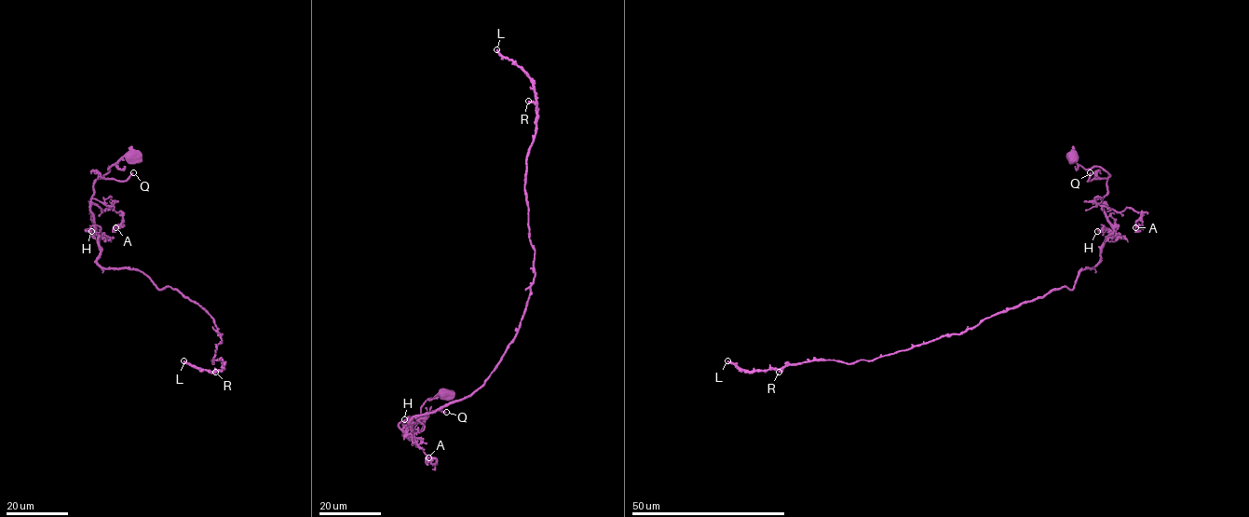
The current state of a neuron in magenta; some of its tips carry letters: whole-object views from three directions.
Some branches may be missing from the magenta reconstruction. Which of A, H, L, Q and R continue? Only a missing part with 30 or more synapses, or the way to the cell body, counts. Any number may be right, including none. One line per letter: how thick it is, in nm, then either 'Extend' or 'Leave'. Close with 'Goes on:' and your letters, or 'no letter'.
A: Thickness 150 nm. Leave
H: Thickness 170 nm. Leave
L: Thickness 360 nm. Extend
Q: Thickness 280 nm. Extend
R: Thickness 320 nm. Leave
Goes on: L, Q

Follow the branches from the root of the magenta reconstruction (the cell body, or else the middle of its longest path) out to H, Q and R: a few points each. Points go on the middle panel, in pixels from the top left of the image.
H: (445, 393), (426, 401), (420, 409), (420, 429), (412, 431), (403, 425), (412, 438), (400, 428), (404, 419)
Q: (445, 393), (426, 401), (420, 409), (423, 428), (413, 429), (428, 414), (437, 410), (446, 412)
R: (445, 393), (409, 435), (414, 415), (482, 385), (524, 312), (528, 101)

